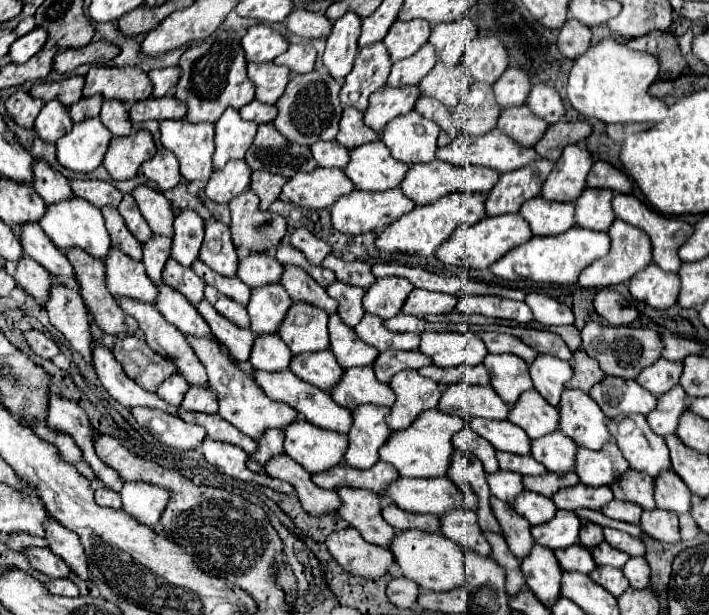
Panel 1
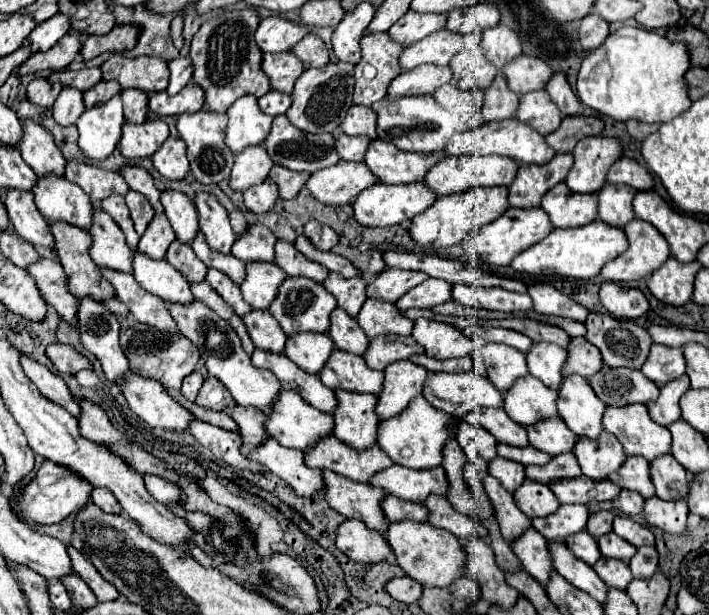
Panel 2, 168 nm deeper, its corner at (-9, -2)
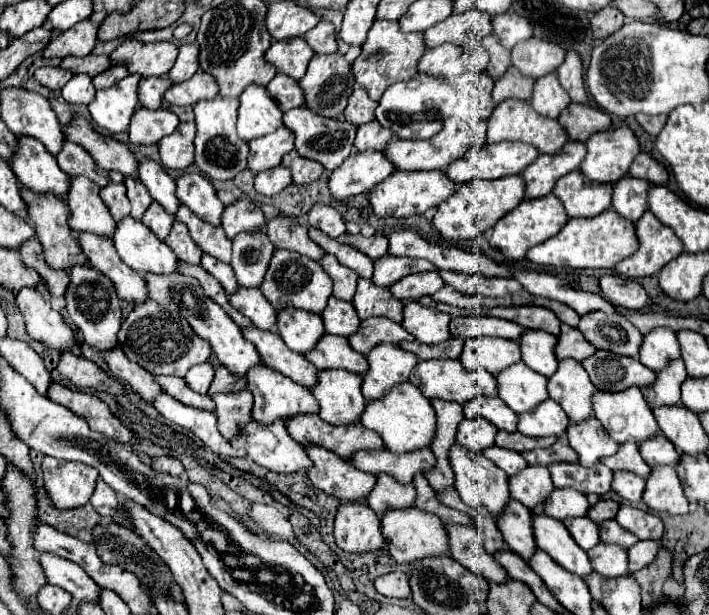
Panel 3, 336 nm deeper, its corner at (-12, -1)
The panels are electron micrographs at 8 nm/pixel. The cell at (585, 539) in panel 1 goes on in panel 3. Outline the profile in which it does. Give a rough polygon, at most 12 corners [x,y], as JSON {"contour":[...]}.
{"contour":[[598,500],[588,508],[588,518],[596,524],[616,518],[620,504]]}

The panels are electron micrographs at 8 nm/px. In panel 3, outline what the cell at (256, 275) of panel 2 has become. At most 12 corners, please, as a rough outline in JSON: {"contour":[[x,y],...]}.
{"contour":[[264,230],[232,238],[240,286],[260,286],[274,246]]}

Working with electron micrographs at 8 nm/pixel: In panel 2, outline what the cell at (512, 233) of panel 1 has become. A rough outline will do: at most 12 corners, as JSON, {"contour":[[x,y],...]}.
{"contour":[[541,207],[507,209],[461,241],[489,265],[517,253],[553,229]]}

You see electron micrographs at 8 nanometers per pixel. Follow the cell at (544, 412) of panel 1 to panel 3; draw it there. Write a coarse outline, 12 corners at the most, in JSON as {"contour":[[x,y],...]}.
{"contour":[[524,362],[496,374],[498,396],[516,412],[548,398],[546,378]]}

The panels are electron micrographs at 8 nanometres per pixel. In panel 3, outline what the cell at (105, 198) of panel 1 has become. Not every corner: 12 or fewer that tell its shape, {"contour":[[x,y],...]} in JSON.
{"contour":[[64,142],[58,164],[70,176],[86,176],[98,186],[124,182],[106,172],[74,142]]}

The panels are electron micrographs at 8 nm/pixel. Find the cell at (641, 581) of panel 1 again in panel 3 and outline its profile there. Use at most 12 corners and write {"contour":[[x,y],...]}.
{"contour":[[638,540],[628,550],[628,570],[648,566],[660,546],[654,540]]}

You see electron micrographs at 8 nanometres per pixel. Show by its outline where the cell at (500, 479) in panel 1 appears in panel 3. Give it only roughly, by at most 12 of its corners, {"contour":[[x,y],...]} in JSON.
{"contour":[[484,450],[498,468],[514,476],[528,464],[514,450]]}

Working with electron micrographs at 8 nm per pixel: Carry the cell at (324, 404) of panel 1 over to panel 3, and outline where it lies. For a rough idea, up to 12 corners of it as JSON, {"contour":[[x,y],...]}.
{"contour":[[248,326],[242,332],[266,366],[306,388],[316,366],[288,350],[278,334]]}

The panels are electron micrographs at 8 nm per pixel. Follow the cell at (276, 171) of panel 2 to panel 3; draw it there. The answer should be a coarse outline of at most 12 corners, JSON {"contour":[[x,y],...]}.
{"contour":[[296,150],[282,164],[296,184],[310,184],[324,174],[320,162],[300,158]]}

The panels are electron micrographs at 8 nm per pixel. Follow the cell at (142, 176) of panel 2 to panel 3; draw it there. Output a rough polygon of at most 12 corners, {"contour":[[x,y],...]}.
{"contour":[[84,116],[62,130],[102,170],[138,178],[128,146],[98,134]]}

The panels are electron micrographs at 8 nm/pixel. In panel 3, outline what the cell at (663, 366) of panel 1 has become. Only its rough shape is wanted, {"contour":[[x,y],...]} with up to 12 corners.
{"contour":[[650,330],[638,360],[658,372],[680,358],[676,334]]}

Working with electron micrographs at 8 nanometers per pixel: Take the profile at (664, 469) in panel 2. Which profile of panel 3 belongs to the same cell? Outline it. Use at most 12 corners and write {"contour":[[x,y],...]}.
{"contour":[[664,434],[640,442],[648,466],[676,466],[680,458]]}

